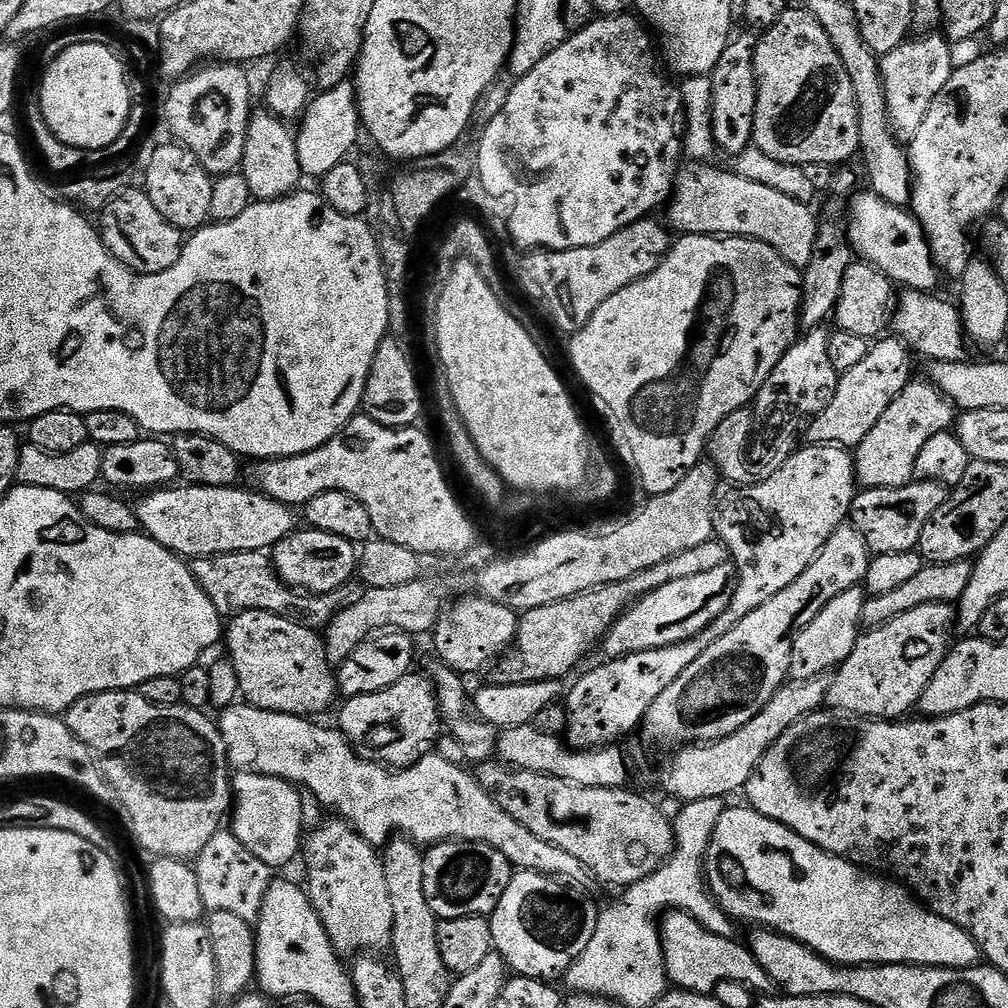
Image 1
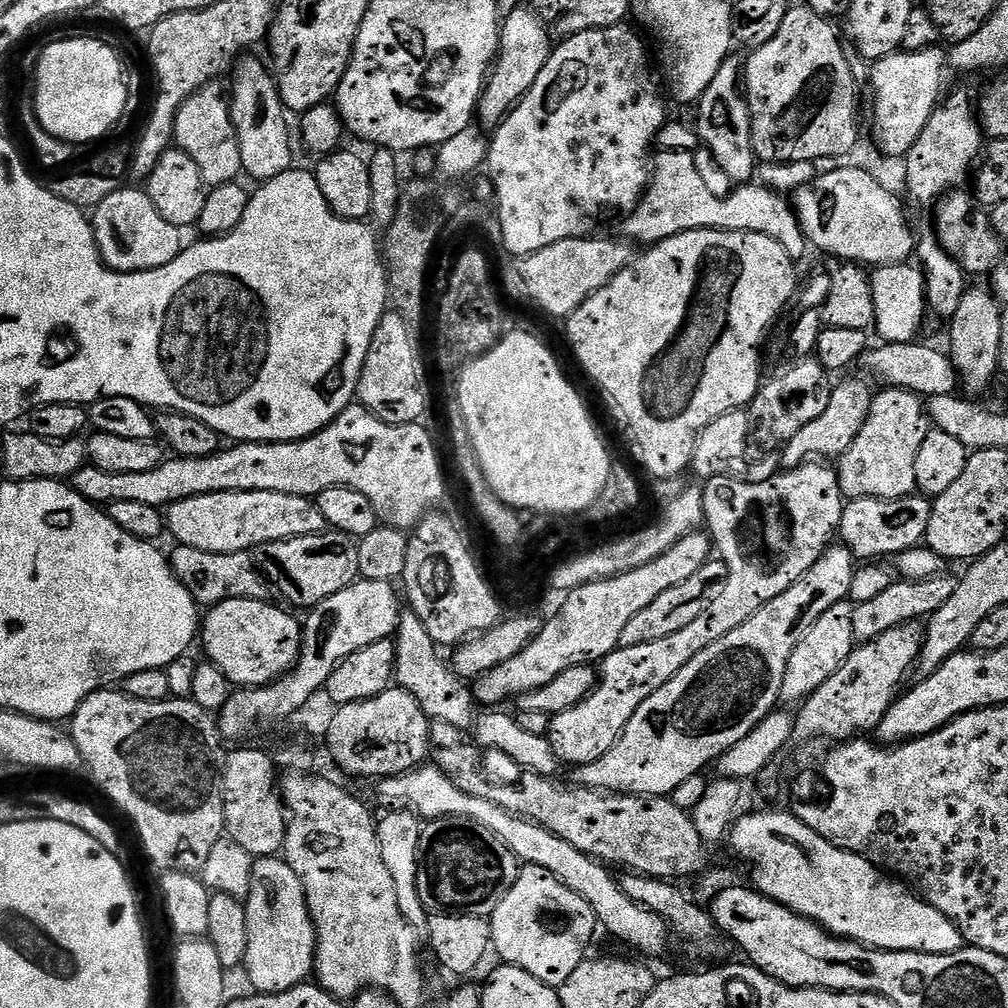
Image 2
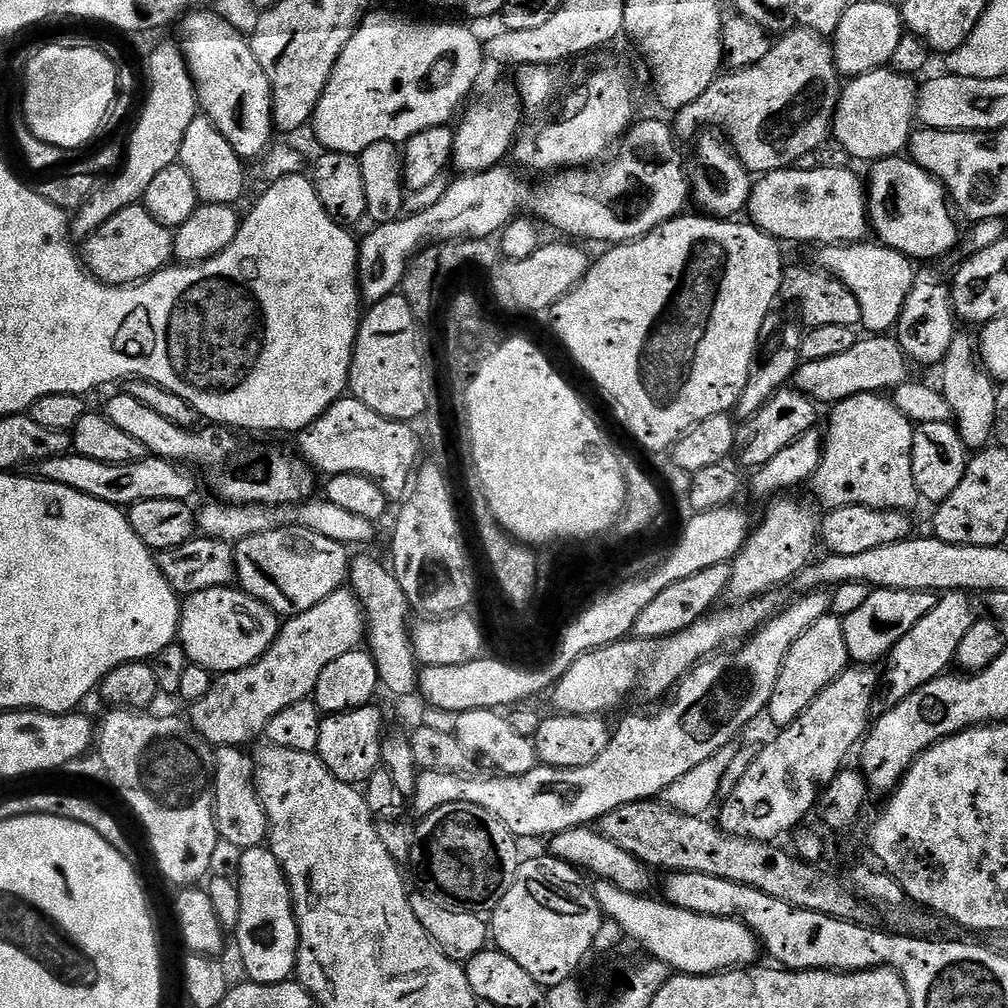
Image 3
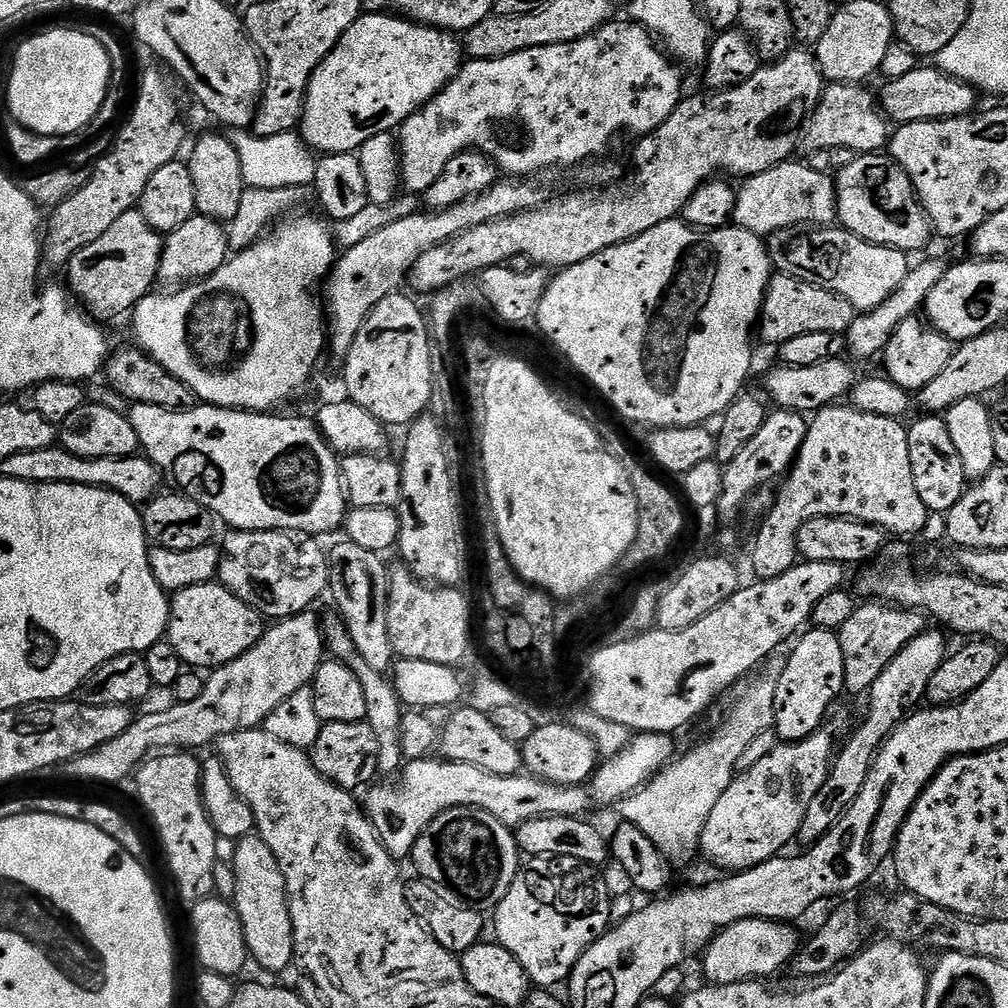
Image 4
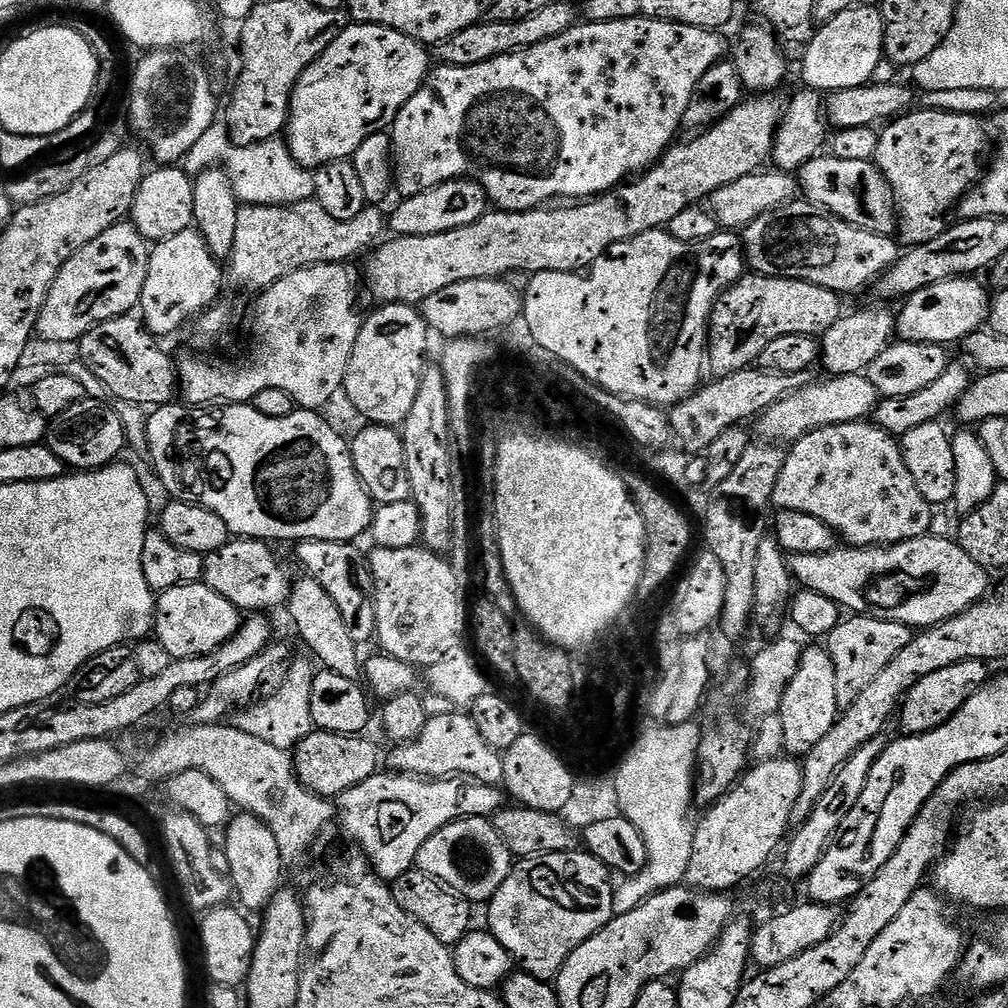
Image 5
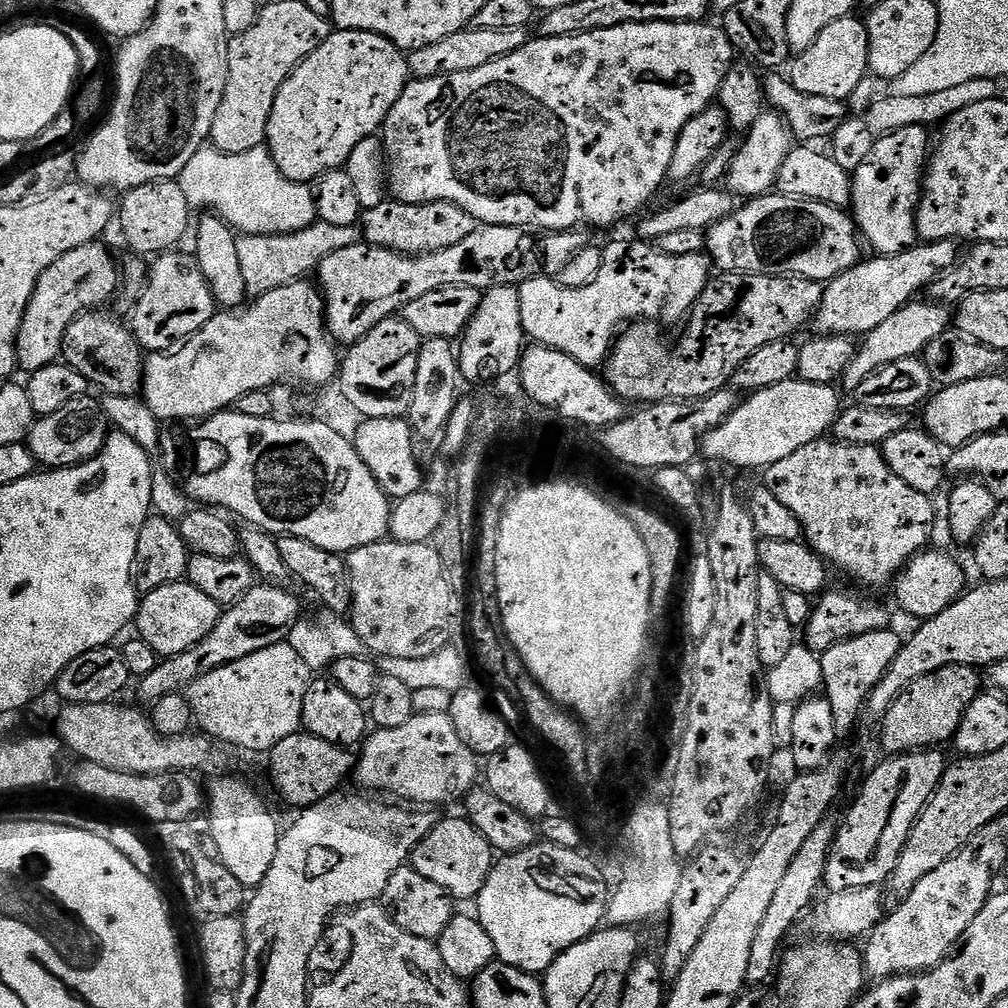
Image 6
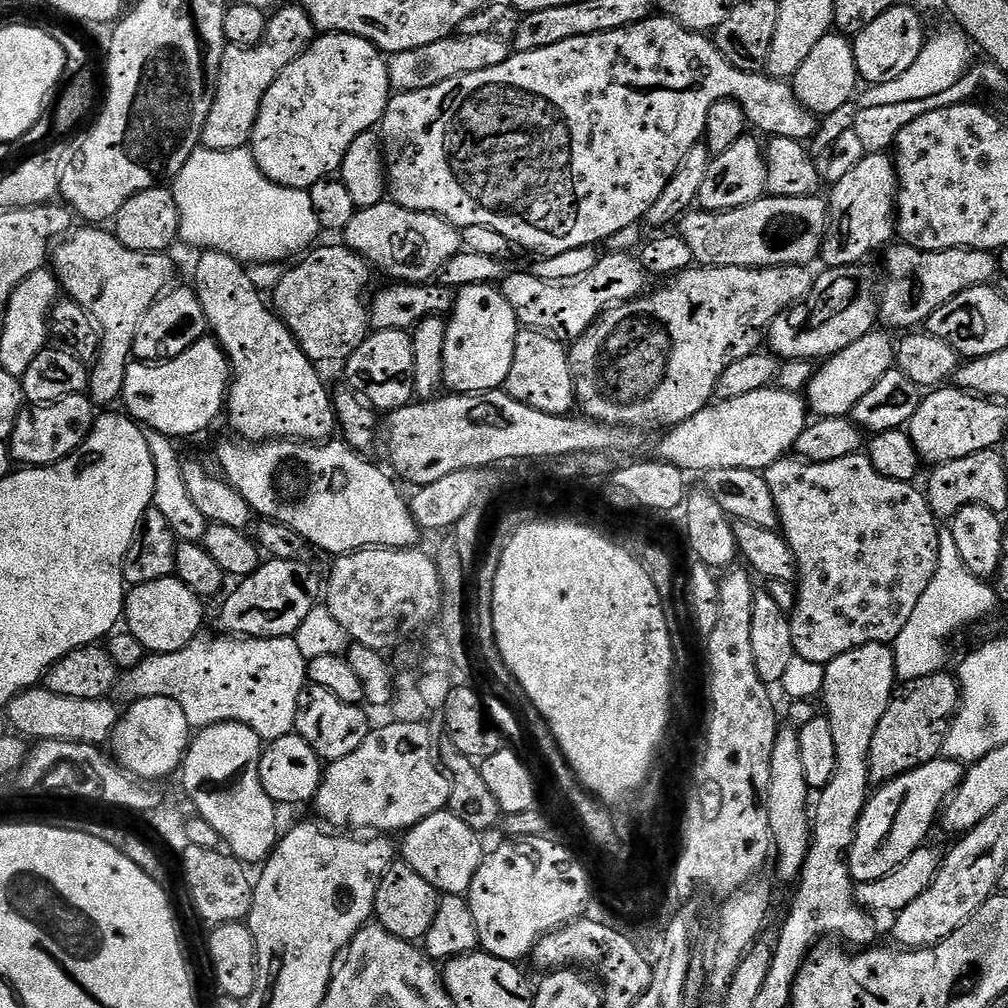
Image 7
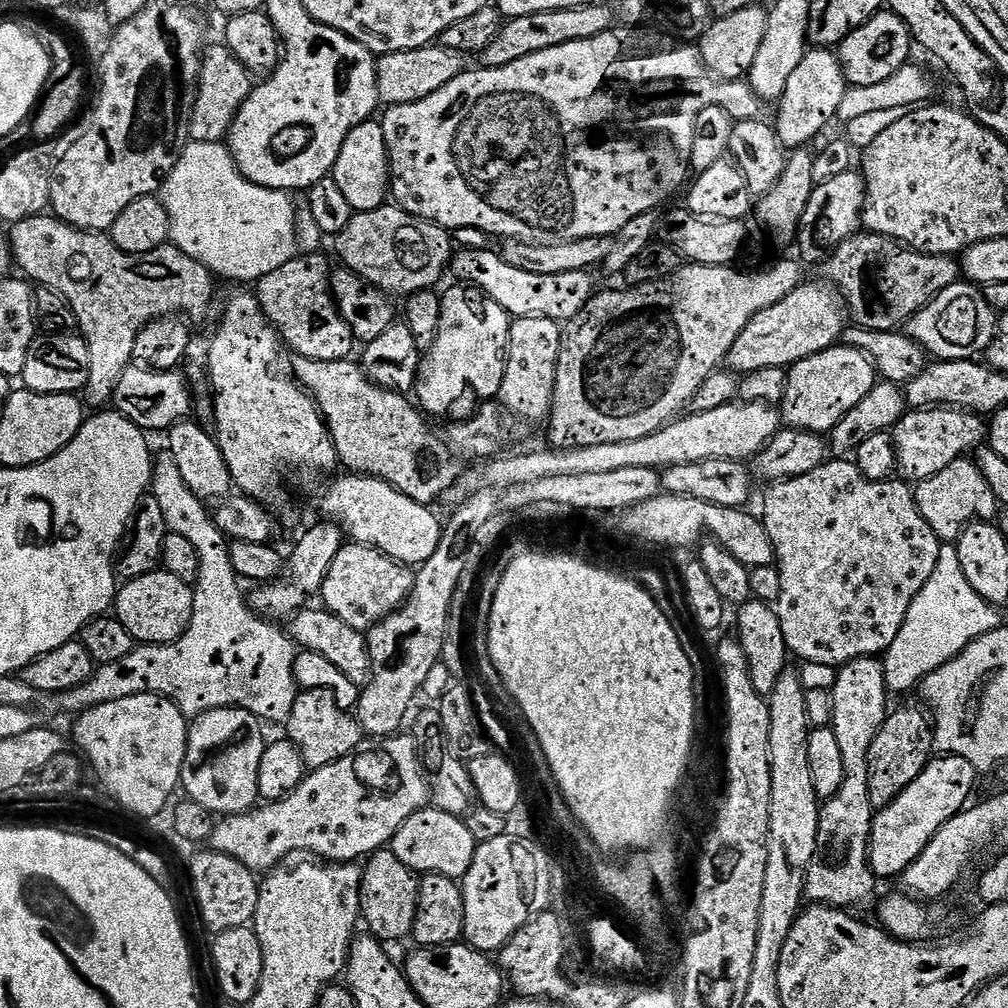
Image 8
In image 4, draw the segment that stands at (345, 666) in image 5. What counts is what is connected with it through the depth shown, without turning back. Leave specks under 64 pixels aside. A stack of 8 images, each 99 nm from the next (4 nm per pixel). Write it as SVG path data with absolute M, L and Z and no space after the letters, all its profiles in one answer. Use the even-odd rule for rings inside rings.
M332 614L328 624L326 620L323 629L324 642L331 659L341 660L343 664L350 666L350 670L358 676L358 682L362 684L362 694L366 697L366 723L370 726L370 730L374 730L374 739L378 741L377 773L384 778L395 777L405 763L400 738L402 734L402 718L406 709L401 704L391 679L386 678L385 673L373 670L362 658L362 654L358 654L358 650L354 646L354 638L350 638L344 621L340 619L339 615Z

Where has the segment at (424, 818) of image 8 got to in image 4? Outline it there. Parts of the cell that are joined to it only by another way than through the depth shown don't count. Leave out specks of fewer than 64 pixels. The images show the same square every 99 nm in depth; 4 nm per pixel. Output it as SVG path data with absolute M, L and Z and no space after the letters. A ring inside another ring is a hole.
M451 808L438 814L438 818L434 818L430 826L426 826L426 830L412 848L410 863L416 867L415 875L419 879L454 890L454 894L458 894L458 898L462 898L472 908L495 910L502 898L506 898L506 890L510 890L520 870L522 853L516 844L513 829L498 822L494 814L486 814L480 808Z

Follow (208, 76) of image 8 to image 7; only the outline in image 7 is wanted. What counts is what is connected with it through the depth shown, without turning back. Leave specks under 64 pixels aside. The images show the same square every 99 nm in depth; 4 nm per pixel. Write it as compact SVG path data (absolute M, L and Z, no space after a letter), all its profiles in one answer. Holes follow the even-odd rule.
M292 2L285 8L277 7L269 15L266 34L255 48L228 44L224 49L220 82L216 86L210 118L206 118L203 147L210 150L248 148L252 143L252 131L256 125L258 110L262 106L262 98L266 98L266 90L274 86L278 74L282 74L282 70L286 70L286 66L294 62L294 58L301 56L317 35L318 30L308 17L308 11L300 7L299 3Z

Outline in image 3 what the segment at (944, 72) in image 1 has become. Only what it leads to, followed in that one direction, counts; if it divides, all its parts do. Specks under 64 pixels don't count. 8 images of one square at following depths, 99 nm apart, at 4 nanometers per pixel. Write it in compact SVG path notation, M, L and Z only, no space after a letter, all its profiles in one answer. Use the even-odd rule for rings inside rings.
M891 66L851 77L843 85L840 105L836 108L835 143L844 148L856 162L875 162L901 155L909 147L914 125L918 120L917 95L917 81L913 77L895 72Z

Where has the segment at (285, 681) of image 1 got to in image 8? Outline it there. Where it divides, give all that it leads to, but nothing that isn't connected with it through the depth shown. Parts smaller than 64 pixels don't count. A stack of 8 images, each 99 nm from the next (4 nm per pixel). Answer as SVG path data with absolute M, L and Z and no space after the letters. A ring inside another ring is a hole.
M163 570L142 574L142 578L125 580L119 585L114 615L122 622L122 626L126 626L126 630L130 630L133 641L140 644L169 644L182 638L190 626L194 610L192 590L193 585Z

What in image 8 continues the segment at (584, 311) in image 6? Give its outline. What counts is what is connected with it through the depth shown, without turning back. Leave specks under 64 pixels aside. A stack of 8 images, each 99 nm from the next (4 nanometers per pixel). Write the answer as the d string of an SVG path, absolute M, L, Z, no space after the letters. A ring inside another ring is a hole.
M464 248L453 251L450 261L450 272L457 276L459 283L480 289L506 310L509 317L533 316L534 318L550 318L557 322L567 322L576 317L586 306L586 302L592 299L594 287L592 288L591 271L587 272L563 272L562 274L534 274L530 270L518 270L518 266L510 266L500 257L499 251L488 248Z

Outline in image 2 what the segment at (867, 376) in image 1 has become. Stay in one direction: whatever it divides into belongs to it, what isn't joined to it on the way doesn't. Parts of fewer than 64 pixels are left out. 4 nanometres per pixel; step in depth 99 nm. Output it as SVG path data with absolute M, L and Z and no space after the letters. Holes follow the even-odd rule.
M867 379L864 380L844 380L833 387L830 406L826 406L820 417L802 426L802 430L798 430L798 434L794 434L794 438L790 438L783 445L784 452L779 453L779 458L785 469L797 468L799 464L809 463L813 458L839 458L846 454L846 450L850 450L854 438L858 438L858 430L862 430L870 414L872 405L874 388L871 388L873 385Z

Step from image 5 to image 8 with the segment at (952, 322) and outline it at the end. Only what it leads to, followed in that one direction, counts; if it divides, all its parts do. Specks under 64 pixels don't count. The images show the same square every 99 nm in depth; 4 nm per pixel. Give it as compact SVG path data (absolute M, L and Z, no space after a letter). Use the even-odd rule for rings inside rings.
M837 346L827 348L787 369L786 394L778 411L783 423L803 432L831 433L844 415L878 383L878 373L871 360L856 348Z

